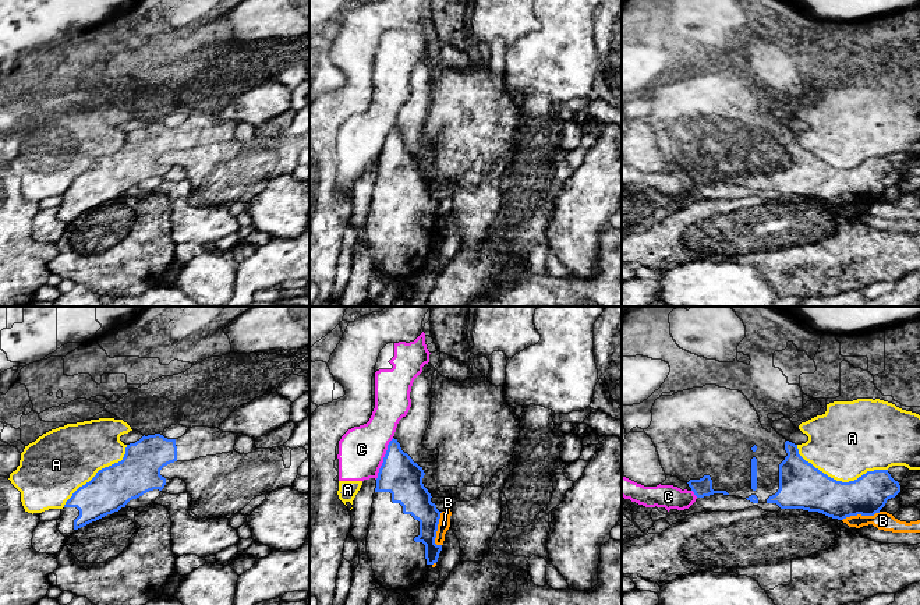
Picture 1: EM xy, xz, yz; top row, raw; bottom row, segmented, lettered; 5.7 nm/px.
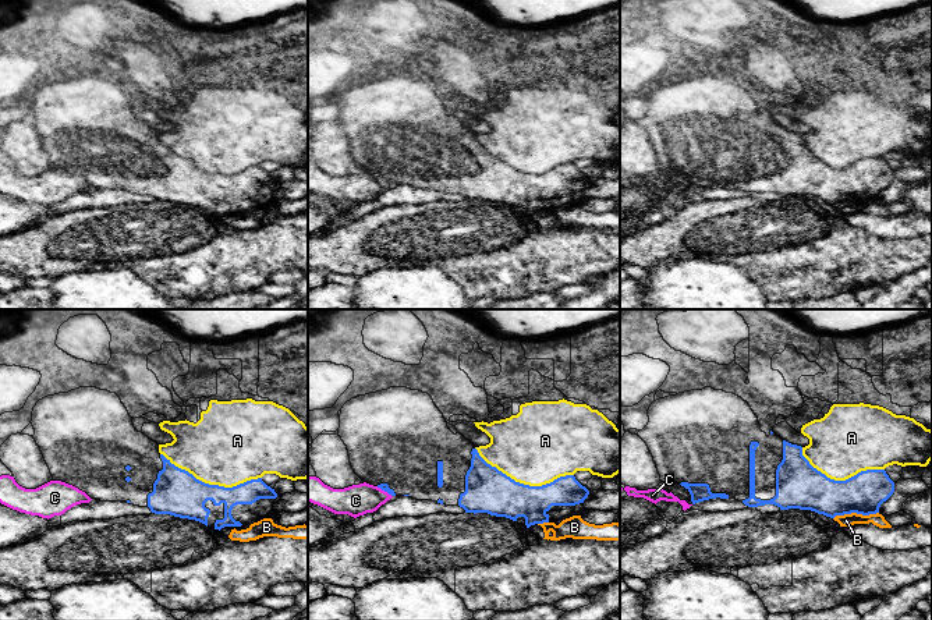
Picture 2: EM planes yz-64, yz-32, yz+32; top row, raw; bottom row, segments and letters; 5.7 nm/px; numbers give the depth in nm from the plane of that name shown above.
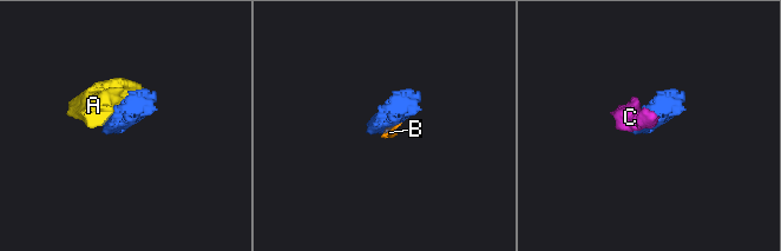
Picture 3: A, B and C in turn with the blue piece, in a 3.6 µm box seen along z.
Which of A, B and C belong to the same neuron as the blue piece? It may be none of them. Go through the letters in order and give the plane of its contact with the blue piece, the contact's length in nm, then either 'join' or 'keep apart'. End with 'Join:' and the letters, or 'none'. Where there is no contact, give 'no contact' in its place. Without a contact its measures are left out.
A: yz | 550 nm | keep apart
B: xz | 200 nm | keep apart
C: xz | 260 nm | keep apart
Join: none

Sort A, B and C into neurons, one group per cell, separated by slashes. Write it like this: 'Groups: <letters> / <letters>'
Groups: A C / B

